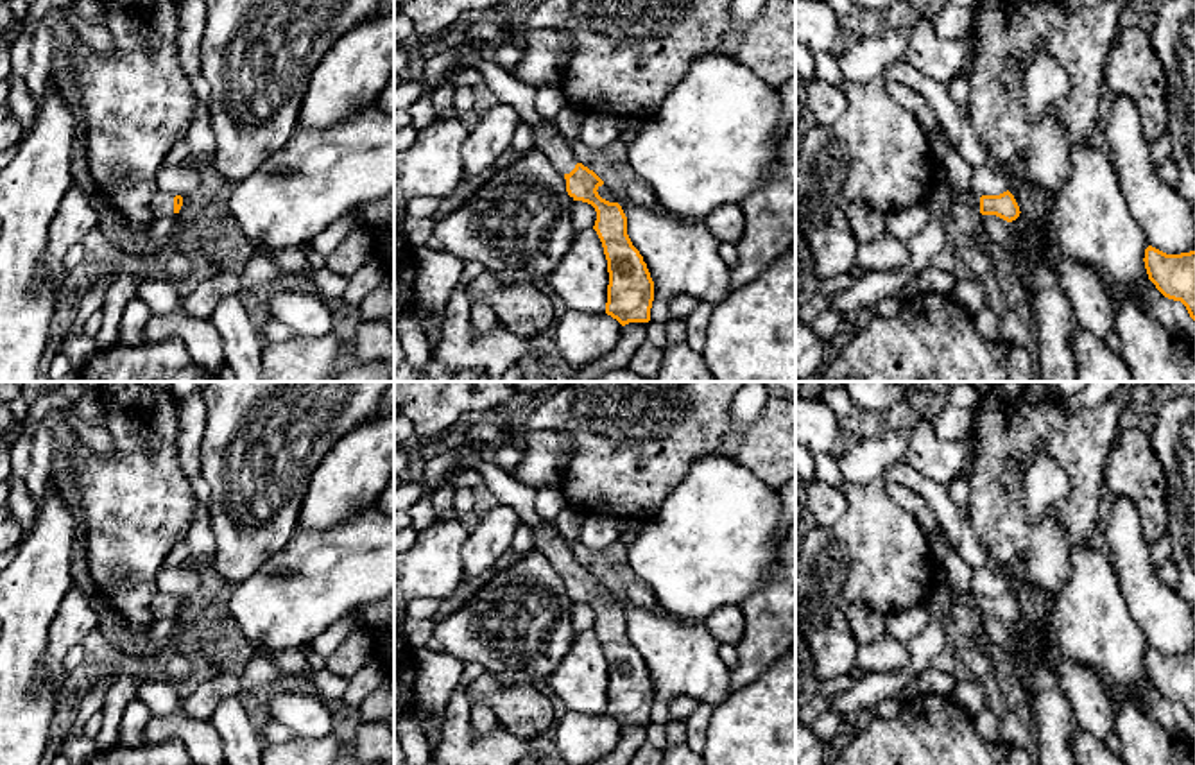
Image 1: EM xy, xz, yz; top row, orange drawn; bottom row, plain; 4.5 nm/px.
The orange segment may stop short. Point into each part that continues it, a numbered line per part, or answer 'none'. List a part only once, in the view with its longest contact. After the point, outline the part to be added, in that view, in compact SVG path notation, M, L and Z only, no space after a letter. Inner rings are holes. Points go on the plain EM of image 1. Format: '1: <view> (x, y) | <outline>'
1: xy (163, 604) | M158 593L152 600L152 618L154 620L161 620L161 618L168 618L174 616L174 598L172 595L163 595Z

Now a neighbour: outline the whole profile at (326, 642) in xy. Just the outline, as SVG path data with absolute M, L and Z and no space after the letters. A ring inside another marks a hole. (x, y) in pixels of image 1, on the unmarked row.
M351 613L333 625L330 625L326 631L322 631L319 636L315 636L310 641L310 652L315 654L321 661L326 659L339 645L344 643L344 640L355 632L364 629L362 620Z

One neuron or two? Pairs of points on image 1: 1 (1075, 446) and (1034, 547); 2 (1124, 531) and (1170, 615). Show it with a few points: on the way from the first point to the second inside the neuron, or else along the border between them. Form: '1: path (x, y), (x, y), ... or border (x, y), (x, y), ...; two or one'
1: path (1081, 477), (1081, 513), (1065, 536); one
2: path (1131, 552), (1136, 577), (1149, 593); one

